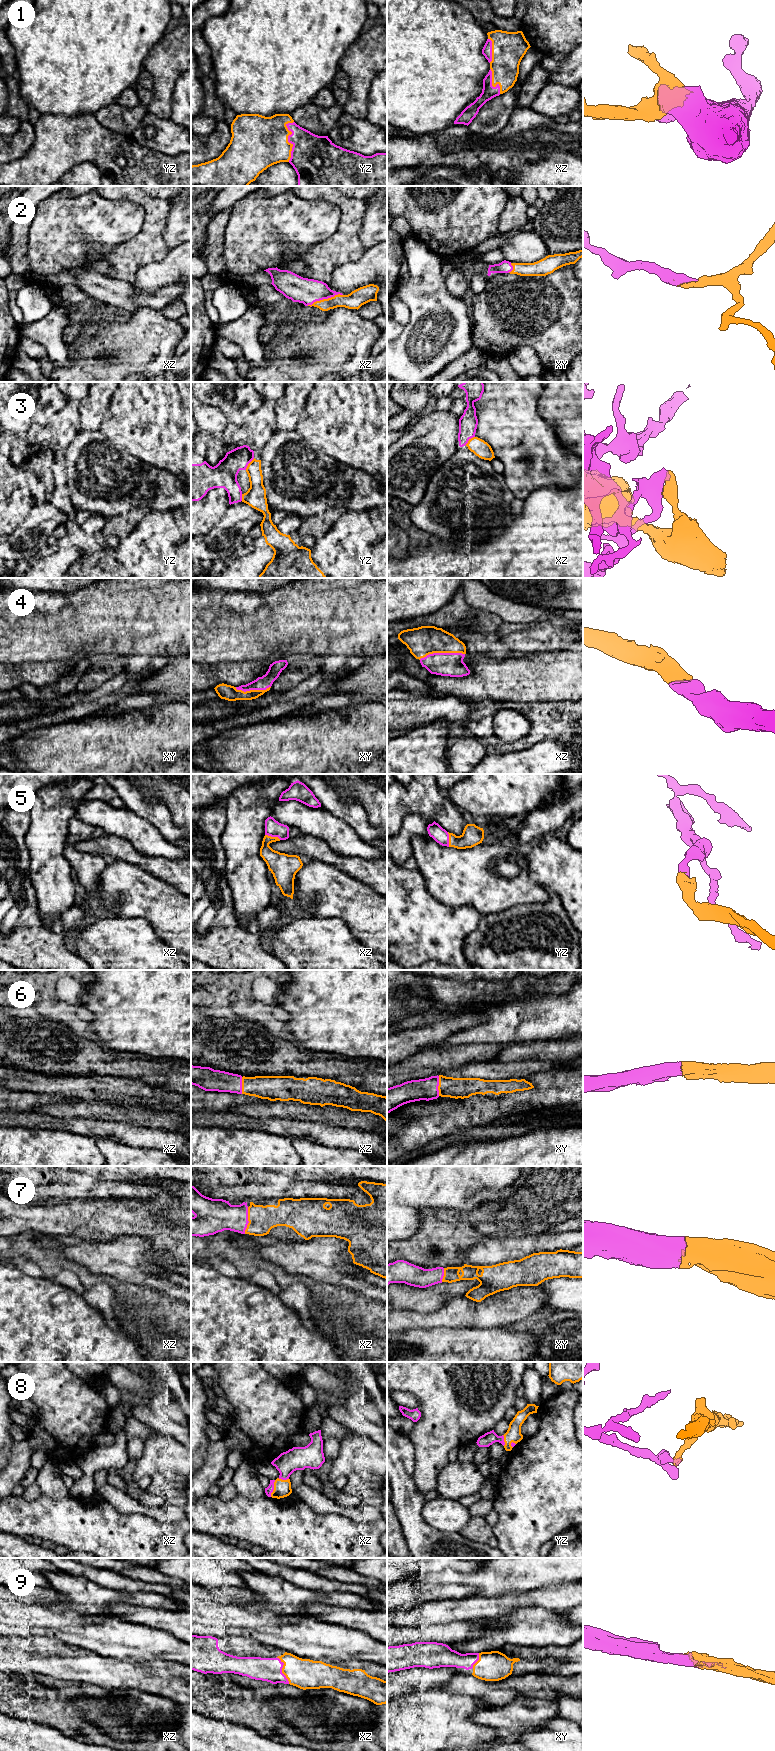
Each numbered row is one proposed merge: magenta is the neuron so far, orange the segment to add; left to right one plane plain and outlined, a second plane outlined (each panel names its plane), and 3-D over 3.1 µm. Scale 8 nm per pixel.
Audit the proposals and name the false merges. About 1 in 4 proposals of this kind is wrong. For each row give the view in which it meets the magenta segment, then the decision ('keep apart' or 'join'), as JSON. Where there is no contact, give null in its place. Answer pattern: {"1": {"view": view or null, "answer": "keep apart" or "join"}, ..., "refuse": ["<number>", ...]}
{"1": {"view": "yz", "answer": "join"}, "2": {"view": "xz", "answer": "join"}, "3": {"view": "yz", "answer": "join"}, "4": {"view": "xz", "answer": "join"}, "5": {"view": "xz", "answer": "join"}, "6": {"view": "xy", "answer": "join"}, "7": {"view": "xz", "answer": "join"}, "8": {"view": "xz", "answer": "join"}, "9": {"view": "xz", "answer": "join"}, "refuse": []}

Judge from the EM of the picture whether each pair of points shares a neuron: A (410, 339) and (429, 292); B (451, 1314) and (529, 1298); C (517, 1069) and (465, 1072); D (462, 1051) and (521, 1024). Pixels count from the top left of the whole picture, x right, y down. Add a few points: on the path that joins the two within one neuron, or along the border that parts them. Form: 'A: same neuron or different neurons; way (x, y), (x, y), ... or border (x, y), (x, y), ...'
A: same neuron; way (422, 327), (429, 320), (429, 304)
B: same neuron; way (470, 1314), (487, 1314), (510, 1306)
C: same neuron; way (504, 1071), (478, 1071)
D: different neurons; border (502, 1044), (456, 1045)

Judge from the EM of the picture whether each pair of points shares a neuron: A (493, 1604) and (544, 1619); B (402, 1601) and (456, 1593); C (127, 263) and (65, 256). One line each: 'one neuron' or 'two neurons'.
A: two neurons
B: one neuron
C: two neurons

